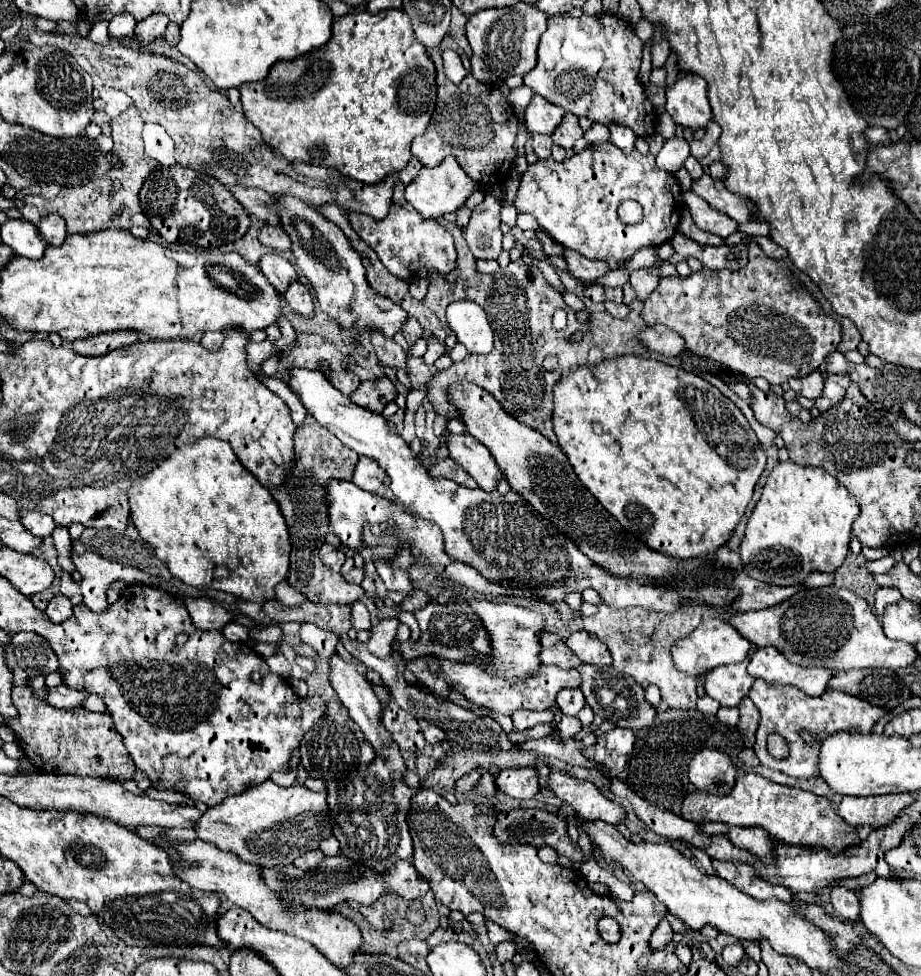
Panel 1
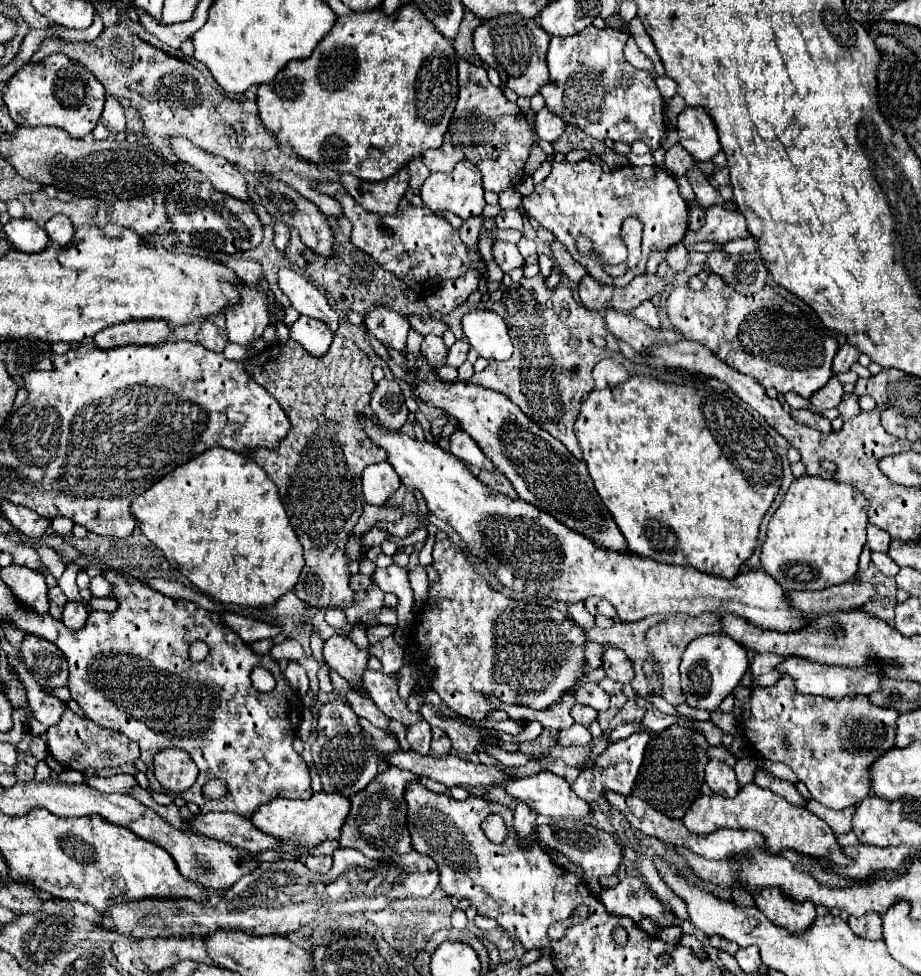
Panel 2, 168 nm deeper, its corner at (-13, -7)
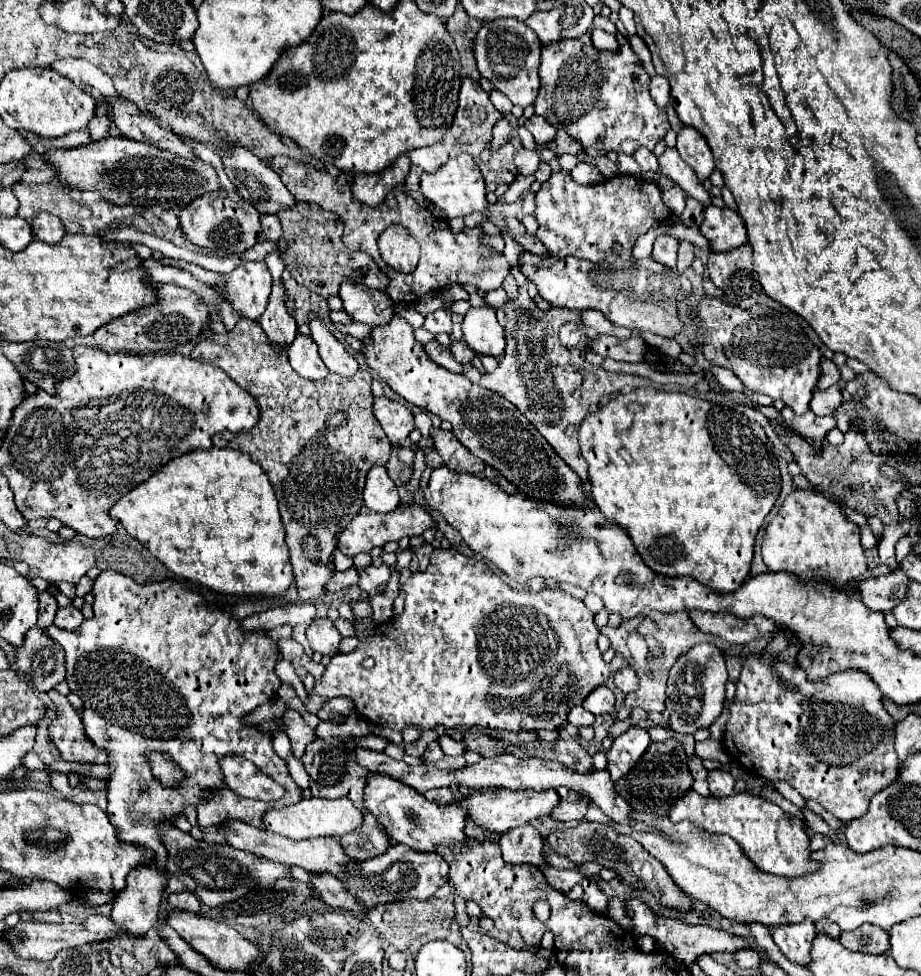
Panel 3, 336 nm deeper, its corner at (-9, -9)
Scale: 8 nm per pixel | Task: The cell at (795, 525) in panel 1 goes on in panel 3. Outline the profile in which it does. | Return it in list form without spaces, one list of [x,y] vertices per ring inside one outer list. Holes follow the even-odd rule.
[[[794,489],[786,497],[778,515],[766,527],[764,543],[762,543],[762,559],[768,565],[768,569],[774,573],[788,571],[802,579],[828,579],[838,585],[848,585],[868,571],[866,555],[860,545],[858,525],[848,521],[836,503],[832,503],[828,497],[824,497],[812,489]]]

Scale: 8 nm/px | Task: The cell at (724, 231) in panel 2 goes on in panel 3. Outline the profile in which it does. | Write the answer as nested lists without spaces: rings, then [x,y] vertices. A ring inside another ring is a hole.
[[[708,205],[700,223],[700,233],[708,239],[712,251],[730,251],[748,241],[742,217],[728,207],[718,209]]]

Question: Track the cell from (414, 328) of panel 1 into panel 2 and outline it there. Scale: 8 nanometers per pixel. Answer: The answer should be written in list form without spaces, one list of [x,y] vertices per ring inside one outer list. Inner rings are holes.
[[[436,335],[424,337],[422,355],[430,367],[442,367],[446,363],[446,353],[448,353],[448,349],[444,347],[442,337],[436,337]]]

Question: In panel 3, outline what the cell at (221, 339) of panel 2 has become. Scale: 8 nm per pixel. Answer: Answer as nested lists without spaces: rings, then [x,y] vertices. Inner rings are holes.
[[[242,319],[232,331],[224,335],[200,337],[190,357],[218,365],[234,383],[254,395],[260,409],[258,425],[252,427],[252,431],[216,433],[212,437],[212,443],[214,447],[230,449],[236,449],[236,443],[244,443],[244,449],[266,471],[278,499],[282,525],[286,529],[286,545],[290,549],[298,597],[302,601],[308,601],[324,595],[324,585],[334,571],[332,553],[336,549],[336,539],[362,507],[362,489],[366,475],[374,467],[374,463],[386,463],[390,459],[392,445],[386,439],[380,423],[372,415],[372,375],[360,369],[354,379],[344,379],[338,375],[328,375],[322,381],[300,379],[300,375],[290,367],[286,353],[274,353],[272,345],[266,339],[266,333],[252,319]]]

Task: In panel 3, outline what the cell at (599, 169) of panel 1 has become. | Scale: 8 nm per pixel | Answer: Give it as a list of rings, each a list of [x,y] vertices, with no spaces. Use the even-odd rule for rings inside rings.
[[[558,171],[552,173],[552,177],[546,183],[542,183],[542,189],[536,193],[536,219],[538,219],[536,237],[544,243],[544,247],[552,255],[560,259],[566,259],[570,255],[588,261],[614,261],[616,257],[630,259],[636,239],[644,235],[648,229],[660,225],[668,217],[670,217],[670,209],[662,201],[660,187],[654,181],[646,181],[642,177],[618,175],[598,185],[578,185],[572,181],[568,171]],[[614,243],[622,245],[618,253],[612,249]]]

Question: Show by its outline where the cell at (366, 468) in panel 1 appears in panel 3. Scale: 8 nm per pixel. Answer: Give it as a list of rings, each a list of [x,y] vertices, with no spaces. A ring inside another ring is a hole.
[[[372,467],[366,477],[364,487],[364,505],[376,513],[390,513],[400,505],[398,489],[394,481],[388,477],[386,467]]]

